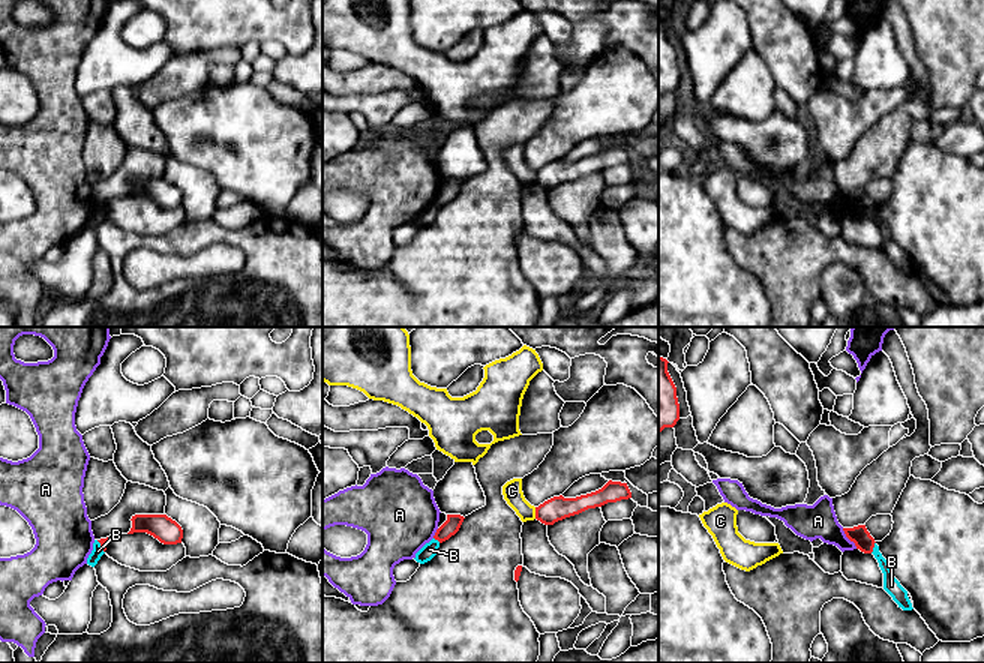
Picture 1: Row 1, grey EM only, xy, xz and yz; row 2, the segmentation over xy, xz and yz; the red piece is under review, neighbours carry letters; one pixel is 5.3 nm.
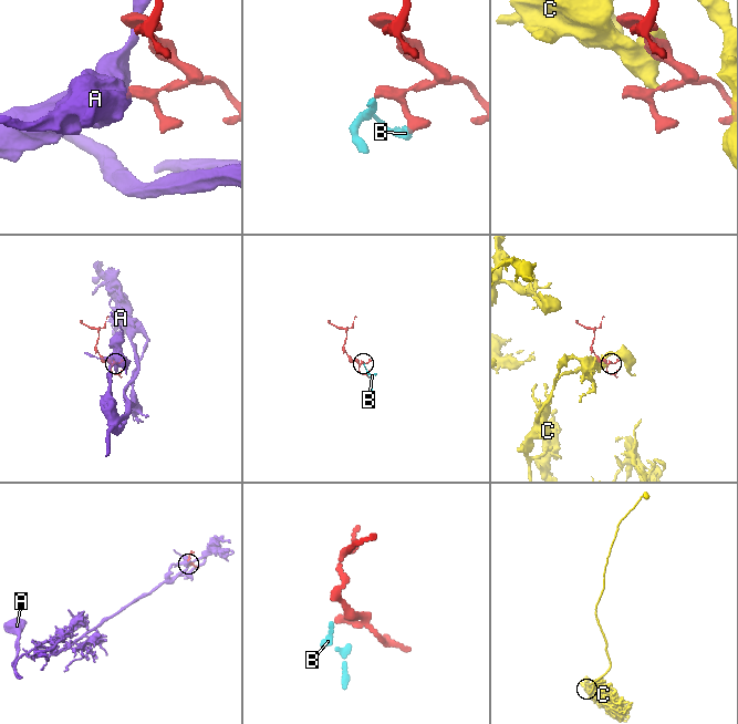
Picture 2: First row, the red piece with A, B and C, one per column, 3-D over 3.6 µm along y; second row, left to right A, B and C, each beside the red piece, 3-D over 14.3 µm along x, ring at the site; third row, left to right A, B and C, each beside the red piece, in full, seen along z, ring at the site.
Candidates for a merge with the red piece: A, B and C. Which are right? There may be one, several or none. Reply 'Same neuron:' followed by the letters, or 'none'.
Same neuron: none

